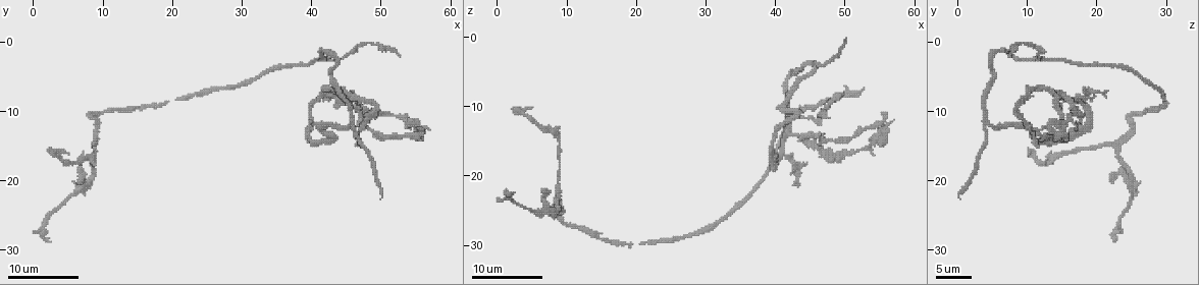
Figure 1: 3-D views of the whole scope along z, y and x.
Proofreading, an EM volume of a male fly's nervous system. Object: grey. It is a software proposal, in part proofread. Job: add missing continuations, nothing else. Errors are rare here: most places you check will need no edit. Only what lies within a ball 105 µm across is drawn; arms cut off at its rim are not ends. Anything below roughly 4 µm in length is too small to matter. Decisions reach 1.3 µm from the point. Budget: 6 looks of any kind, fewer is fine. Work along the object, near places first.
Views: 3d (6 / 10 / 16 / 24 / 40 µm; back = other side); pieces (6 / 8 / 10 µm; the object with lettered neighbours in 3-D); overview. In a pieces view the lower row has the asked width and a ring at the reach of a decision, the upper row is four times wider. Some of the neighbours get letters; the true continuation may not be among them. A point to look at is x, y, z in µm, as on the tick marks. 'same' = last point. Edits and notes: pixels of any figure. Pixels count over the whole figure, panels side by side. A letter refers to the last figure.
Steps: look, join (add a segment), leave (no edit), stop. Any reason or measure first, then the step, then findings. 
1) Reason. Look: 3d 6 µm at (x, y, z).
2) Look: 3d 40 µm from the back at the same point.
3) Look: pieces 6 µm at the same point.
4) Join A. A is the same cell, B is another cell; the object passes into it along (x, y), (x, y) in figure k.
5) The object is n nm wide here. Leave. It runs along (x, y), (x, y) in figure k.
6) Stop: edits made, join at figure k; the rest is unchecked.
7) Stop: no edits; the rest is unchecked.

Branch stops here. Look: pieces 8 µm at (7.0, 20.0, 22.0).

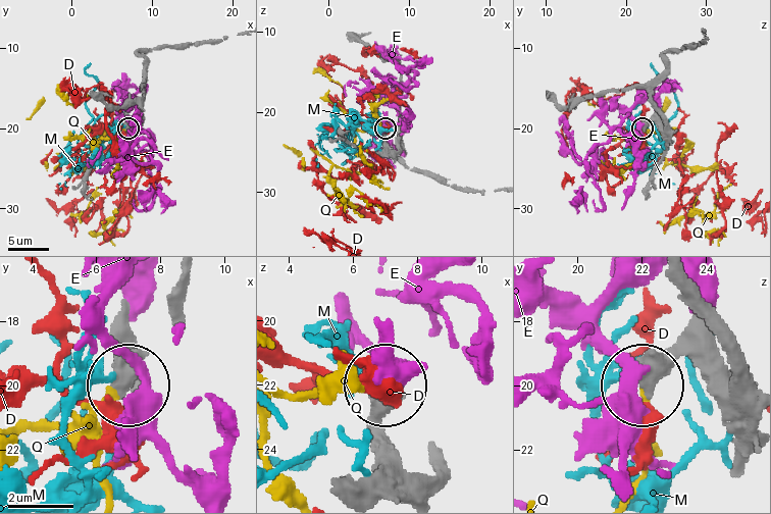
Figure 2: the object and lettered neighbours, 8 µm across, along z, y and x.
Leave. D, E, M and Q are other cells; it runs along (682, 281), (737, 377), (713, 377), (679, 355), (641, 386) in figure 2; none of them fits.

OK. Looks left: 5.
Free end. Look: pieces 6 µm at (43.5, 7.0, 21.5).

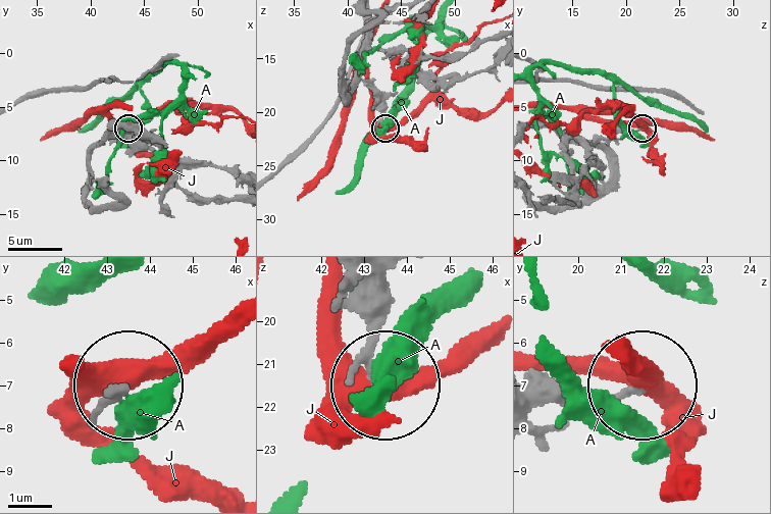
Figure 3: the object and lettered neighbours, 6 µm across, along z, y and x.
Leave. A and J are other cells; no lettered segment goes on from it.

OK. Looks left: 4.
Long arm stops here. Look: pieces 10 µm at (55.5, 12.5, 11.0).

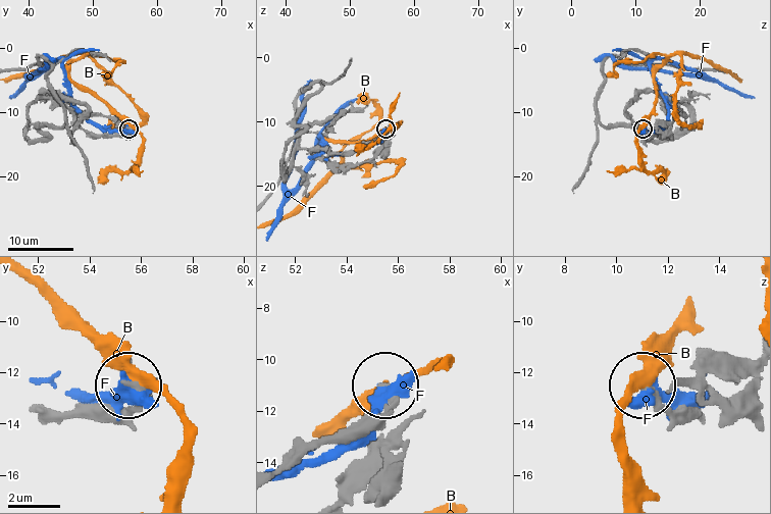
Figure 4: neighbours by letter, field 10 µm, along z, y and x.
Leave. B and F are other cells; it runs along (57, 409), (122, 409), (130, 386) in figure 4; none of them fits.

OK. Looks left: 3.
Stop: no edits; the rest is unchecked.

